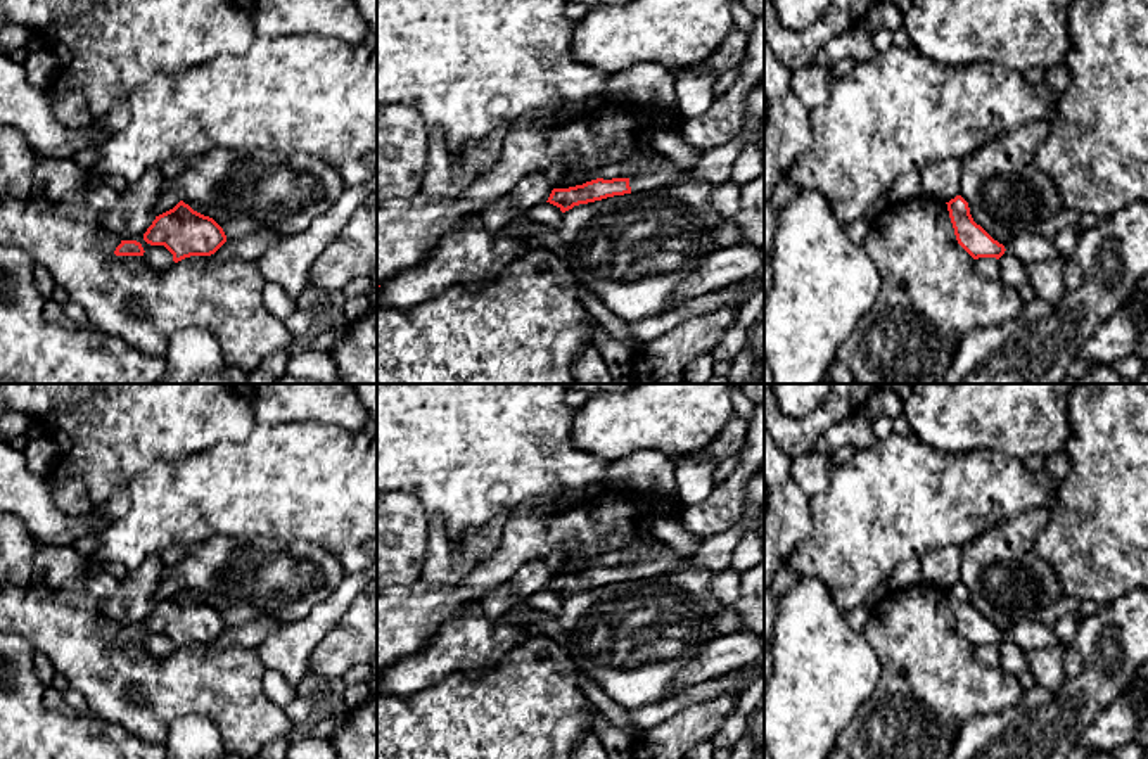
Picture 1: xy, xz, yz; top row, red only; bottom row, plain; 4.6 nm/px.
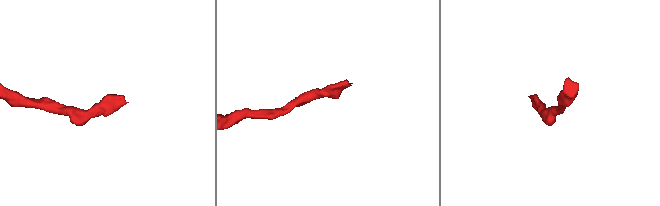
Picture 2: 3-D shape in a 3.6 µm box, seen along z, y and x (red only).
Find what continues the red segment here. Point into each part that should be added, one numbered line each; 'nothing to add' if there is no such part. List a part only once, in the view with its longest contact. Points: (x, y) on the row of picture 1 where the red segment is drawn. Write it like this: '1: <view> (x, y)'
1: xz (668, 172)

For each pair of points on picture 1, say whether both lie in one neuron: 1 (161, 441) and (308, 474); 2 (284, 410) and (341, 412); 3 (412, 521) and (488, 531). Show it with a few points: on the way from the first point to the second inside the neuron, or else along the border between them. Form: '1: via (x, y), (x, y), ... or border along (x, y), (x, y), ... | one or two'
1: border along (242, 441), (222, 441), (185, 457), (163, 460) | two
2: via (298, 408), (327, 408) | one
3: border along (427, 517), (427, 550), (422, 562) | two

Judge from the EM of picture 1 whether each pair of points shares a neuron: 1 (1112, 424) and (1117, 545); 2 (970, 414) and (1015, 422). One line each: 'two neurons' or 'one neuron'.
1: one neuron
2: one neuron

